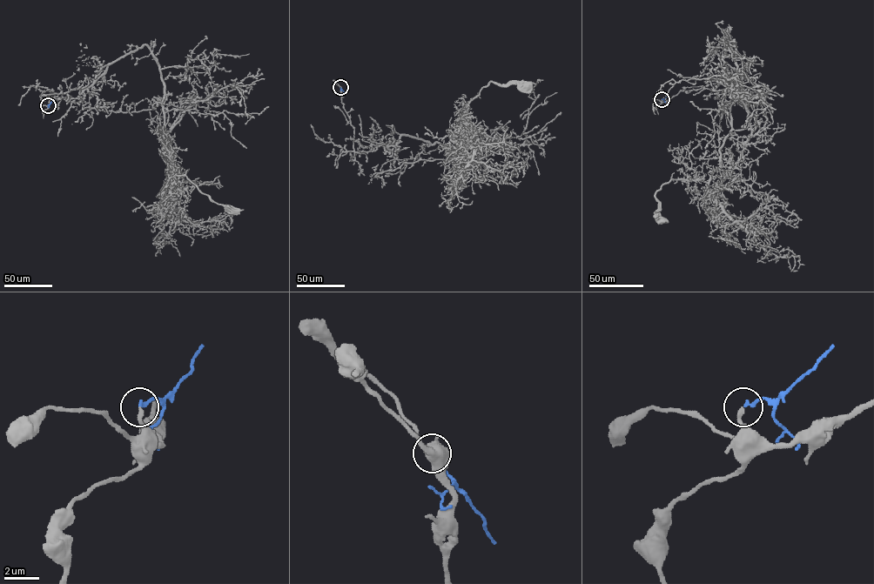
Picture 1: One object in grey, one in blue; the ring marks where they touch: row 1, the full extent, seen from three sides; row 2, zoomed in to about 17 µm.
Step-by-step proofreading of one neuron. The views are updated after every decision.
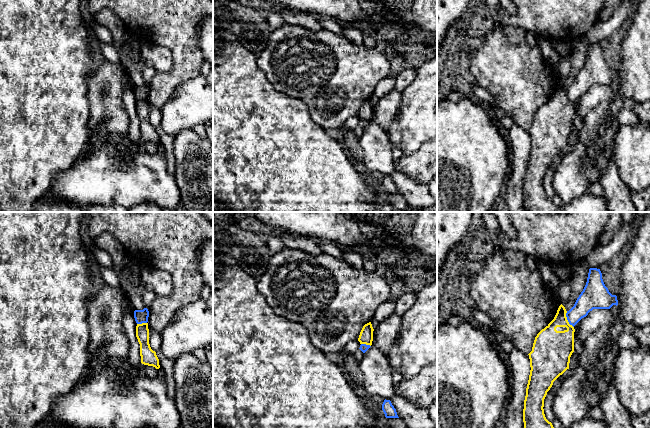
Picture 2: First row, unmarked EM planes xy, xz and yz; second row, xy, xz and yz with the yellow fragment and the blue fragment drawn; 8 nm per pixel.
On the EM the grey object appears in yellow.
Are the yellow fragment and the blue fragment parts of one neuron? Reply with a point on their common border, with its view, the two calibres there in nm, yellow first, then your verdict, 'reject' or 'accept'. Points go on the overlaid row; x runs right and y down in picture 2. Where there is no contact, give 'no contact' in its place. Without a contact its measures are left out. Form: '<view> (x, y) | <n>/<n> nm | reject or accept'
yz (566, 319) | 280/170 nm | reject

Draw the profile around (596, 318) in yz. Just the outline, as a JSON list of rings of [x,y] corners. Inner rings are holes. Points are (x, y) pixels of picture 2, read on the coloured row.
[[[593,309],[574,326],[574,329],[578,332],[583,347],[590,333],[597,331],[602,326],[611,327],[614,325],[616,323],[609,309]]]

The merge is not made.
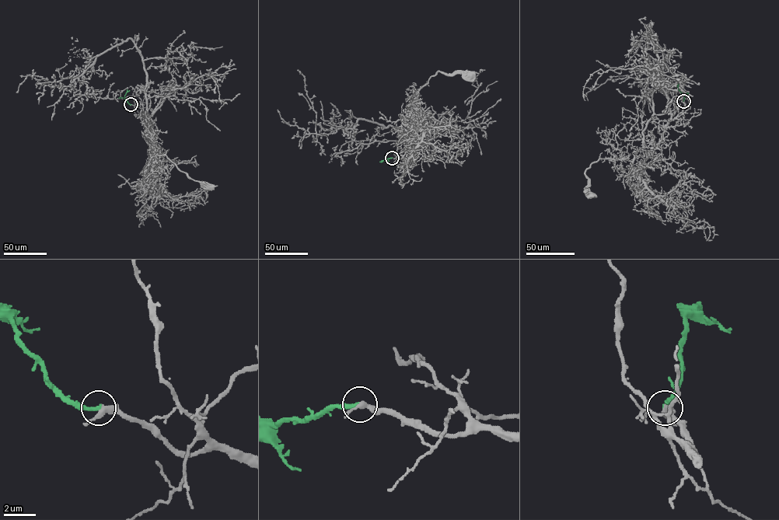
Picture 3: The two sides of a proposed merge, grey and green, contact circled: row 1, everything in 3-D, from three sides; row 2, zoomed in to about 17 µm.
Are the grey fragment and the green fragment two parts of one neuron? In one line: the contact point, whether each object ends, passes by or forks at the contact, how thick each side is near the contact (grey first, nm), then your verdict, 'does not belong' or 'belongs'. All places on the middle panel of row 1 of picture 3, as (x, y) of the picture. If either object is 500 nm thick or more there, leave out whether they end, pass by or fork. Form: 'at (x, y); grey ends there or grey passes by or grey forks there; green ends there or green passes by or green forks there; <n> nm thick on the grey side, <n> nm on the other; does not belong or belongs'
at (392, 158); grey passes by; green ends there; 280 nm thick on the grey side, 280 nm on the other; belongs

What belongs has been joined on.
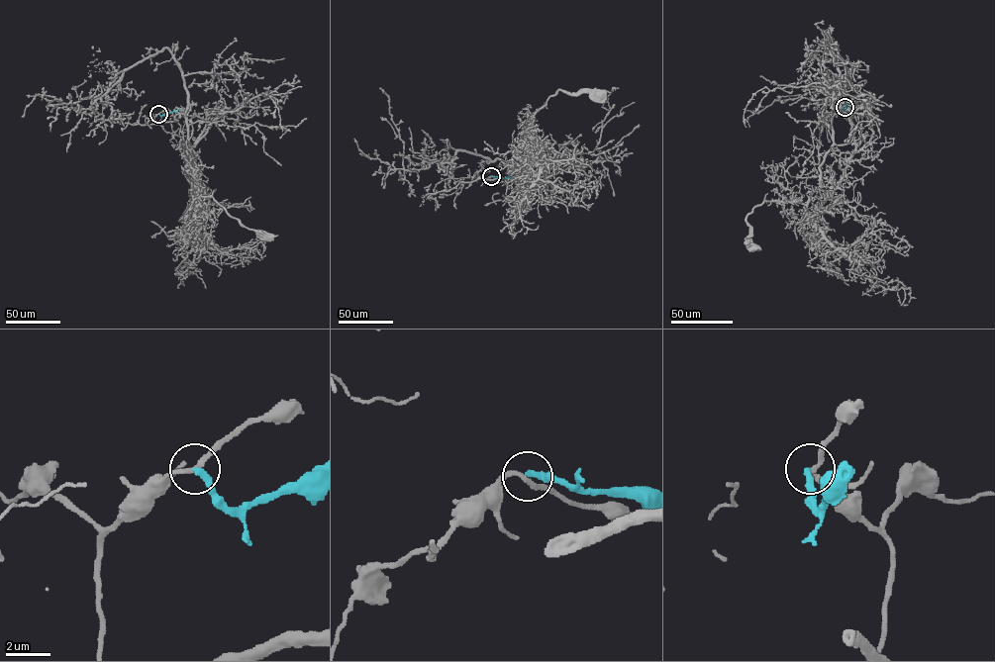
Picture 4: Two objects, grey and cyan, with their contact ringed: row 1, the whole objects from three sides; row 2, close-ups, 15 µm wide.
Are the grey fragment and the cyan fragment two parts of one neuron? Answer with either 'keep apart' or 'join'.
keep apart

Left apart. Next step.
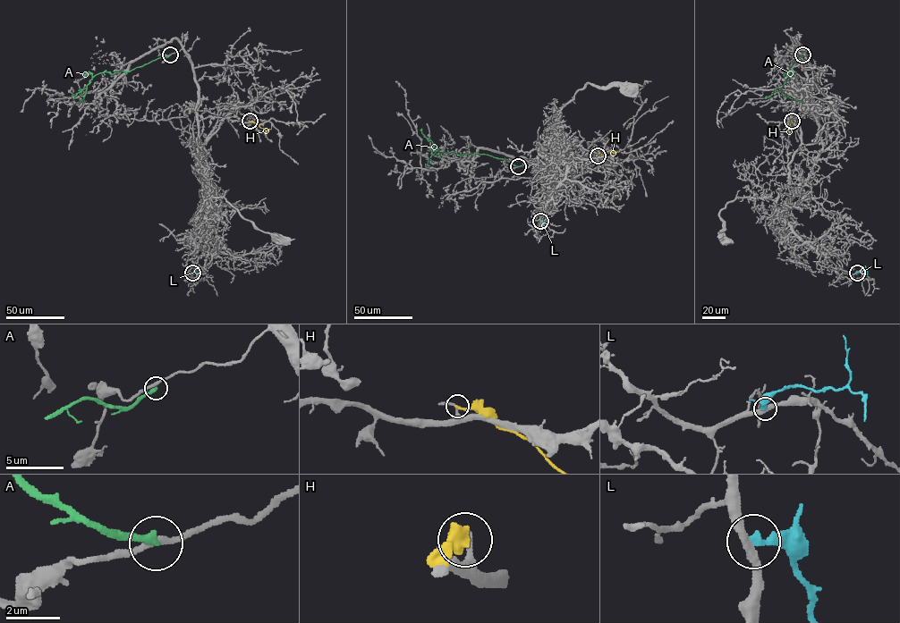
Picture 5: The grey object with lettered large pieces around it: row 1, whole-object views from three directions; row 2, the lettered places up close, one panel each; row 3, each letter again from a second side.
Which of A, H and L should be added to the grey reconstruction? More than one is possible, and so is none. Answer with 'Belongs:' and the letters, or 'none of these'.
Belongs: none of these

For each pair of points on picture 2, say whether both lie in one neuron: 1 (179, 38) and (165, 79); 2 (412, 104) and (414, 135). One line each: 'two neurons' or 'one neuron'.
1: one neuron
2: one neuron

